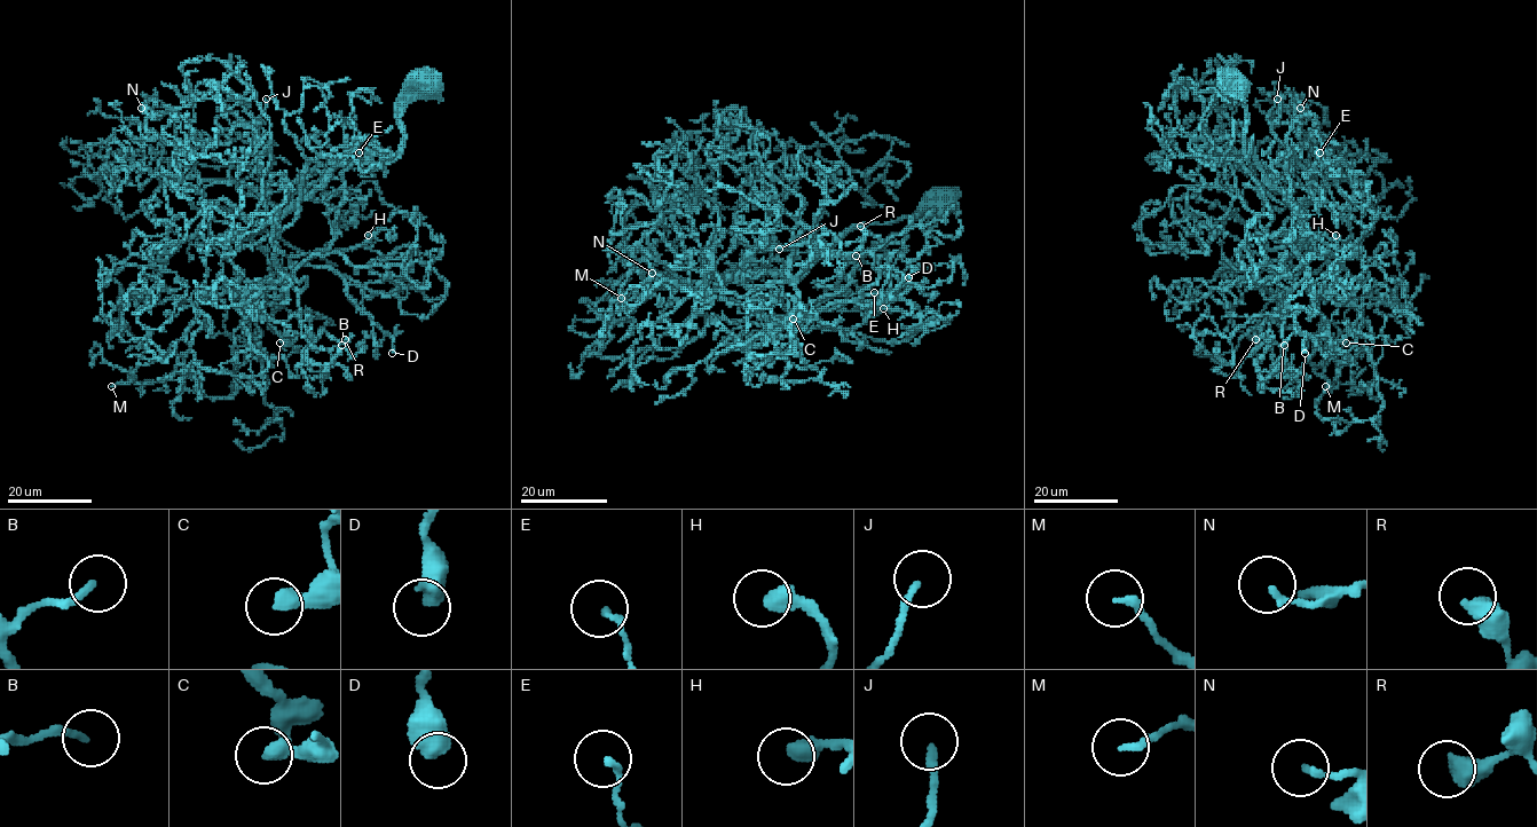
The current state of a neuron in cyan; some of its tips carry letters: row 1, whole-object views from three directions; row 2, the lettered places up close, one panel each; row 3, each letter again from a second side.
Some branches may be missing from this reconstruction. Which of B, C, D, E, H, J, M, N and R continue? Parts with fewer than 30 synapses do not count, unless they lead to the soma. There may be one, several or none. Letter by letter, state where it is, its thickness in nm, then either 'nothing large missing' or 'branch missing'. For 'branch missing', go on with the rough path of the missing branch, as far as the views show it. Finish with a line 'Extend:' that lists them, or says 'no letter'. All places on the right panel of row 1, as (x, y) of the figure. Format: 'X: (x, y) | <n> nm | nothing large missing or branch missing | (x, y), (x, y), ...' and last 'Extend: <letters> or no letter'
B: (1284, 345) | 180 nm | branch missing | (1284, 345), (1297, 346), (1297, 362), (1291, 365), (1289, 362), (1294, 361)
C: (1346, 343) | 400 nm | nothing large missing
D: (1305, 353) | 550 nm | nothing large missing
E: (1319, 152) | 140 nm | nothing large missing
H: (1335, 235) | 480 nm | branch missing | (1335, 235), (1334, 213), (1342, 191), (1339, 183), (1326, 180), (1314, 181)
J: (1277, 99) | 180 nm | branch missing
M: (1325, 386) | 190 nm | branch missing | (1325, 386), (1309, 376), (1313, 387)
N: (1300, 108) | 180 nm | nothing large missing
R: (1255, 339) | 500 nm | nothing large missing
Extend: B, H, J, M

